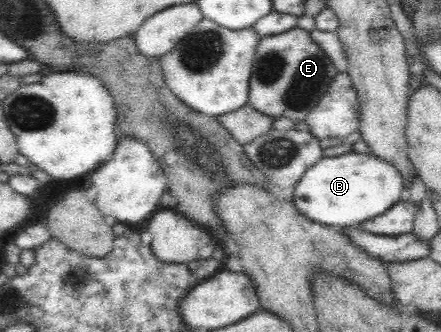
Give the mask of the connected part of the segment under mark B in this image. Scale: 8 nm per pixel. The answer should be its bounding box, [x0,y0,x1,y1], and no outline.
[294,153,404,228]

